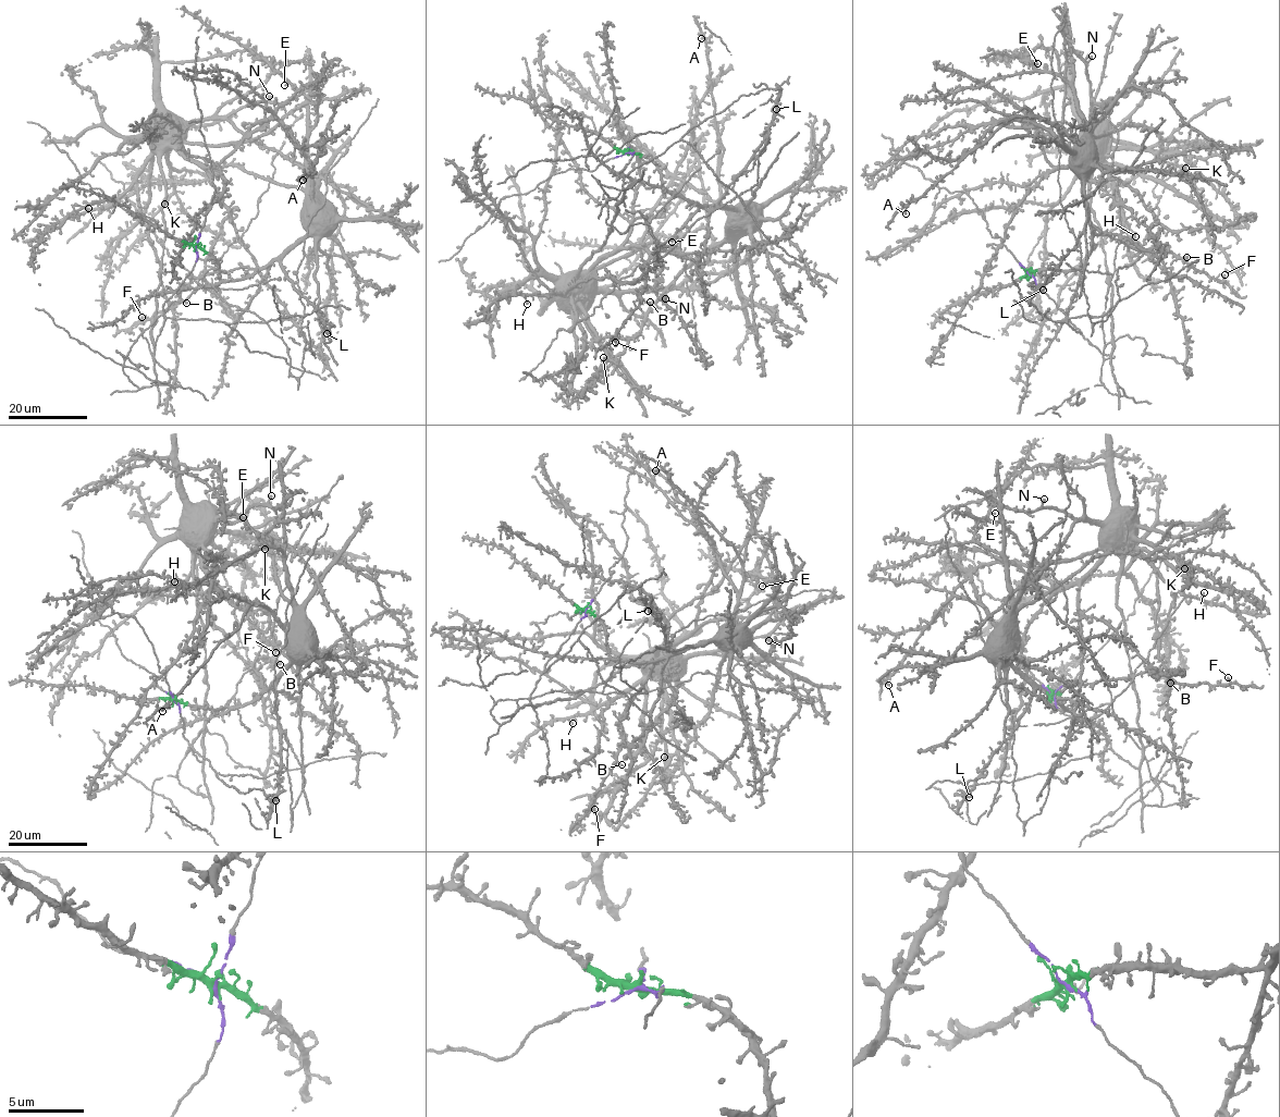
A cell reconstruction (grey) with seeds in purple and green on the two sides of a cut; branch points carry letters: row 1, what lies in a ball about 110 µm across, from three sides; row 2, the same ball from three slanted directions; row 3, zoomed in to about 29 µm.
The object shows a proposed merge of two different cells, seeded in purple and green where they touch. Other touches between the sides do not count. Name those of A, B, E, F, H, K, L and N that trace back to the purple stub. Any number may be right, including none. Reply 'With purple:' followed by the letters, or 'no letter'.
With purple: H, K, N

